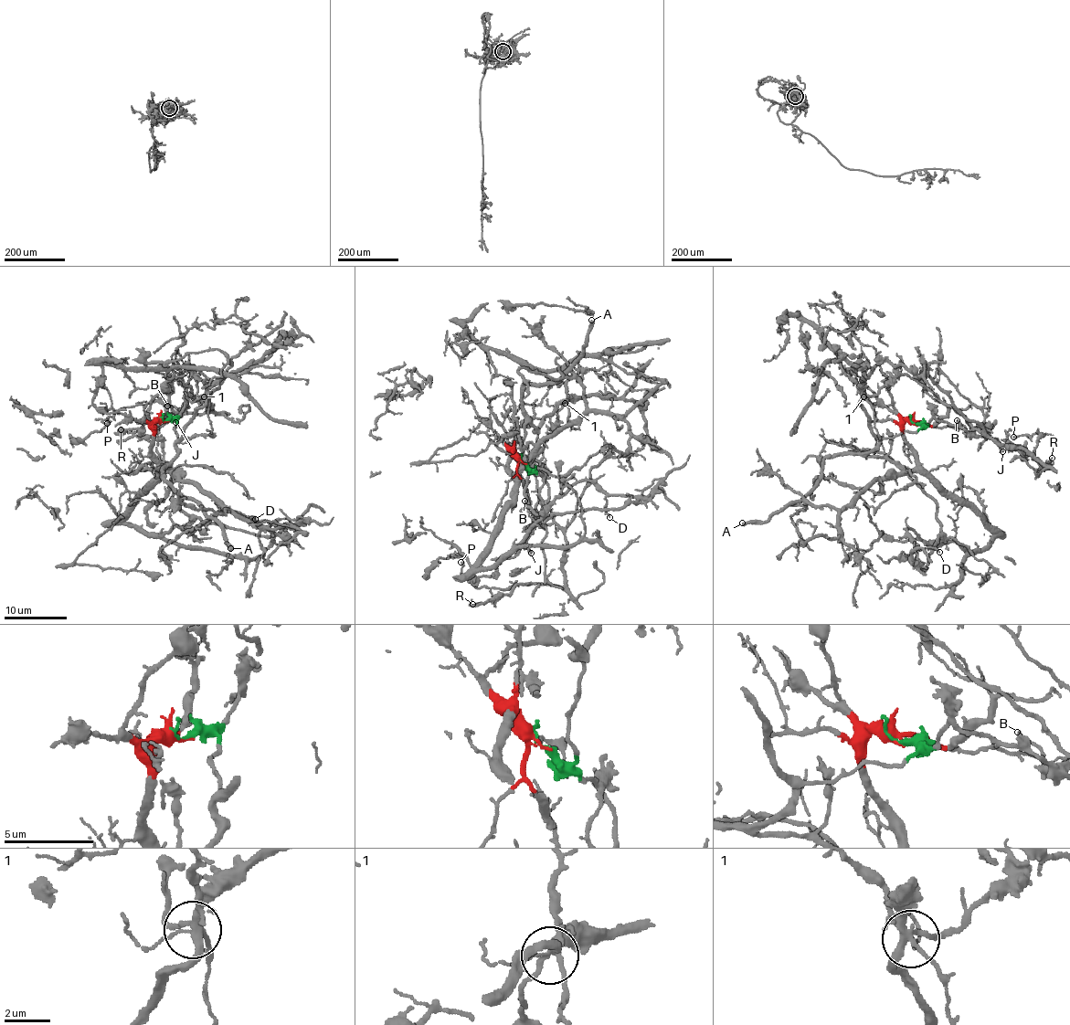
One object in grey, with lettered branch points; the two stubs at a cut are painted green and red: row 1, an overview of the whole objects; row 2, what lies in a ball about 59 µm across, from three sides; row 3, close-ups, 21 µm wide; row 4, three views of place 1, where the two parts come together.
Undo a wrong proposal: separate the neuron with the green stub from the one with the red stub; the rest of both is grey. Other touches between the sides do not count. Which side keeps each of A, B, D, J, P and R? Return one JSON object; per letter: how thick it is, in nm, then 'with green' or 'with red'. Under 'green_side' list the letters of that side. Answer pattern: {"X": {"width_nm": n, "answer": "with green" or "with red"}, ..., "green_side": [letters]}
{"A": {"width_nm": 400, "answer": "with green"}, "B": {"width_nm": 160, "answer": "with green"}, "D": {"width_nm": 150, "answer": "with red"}, "J": {"width_nm": 190, "answer": "with green"}, "P": {"width_nm": 240, "answer": "with green"}, "R": {"width_nm": 100, "answer": "with green"}, "green_side": ["A", "B", "J", "P", "R"]}

